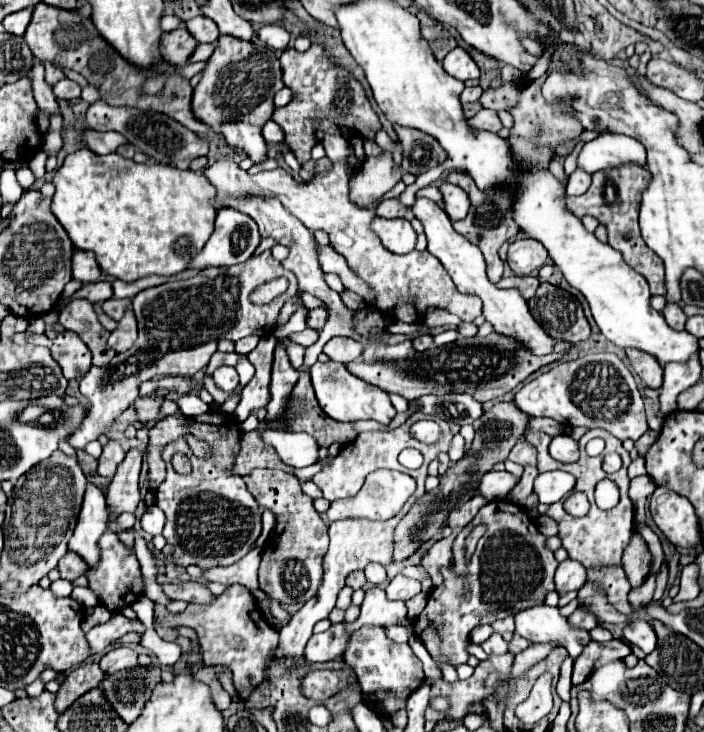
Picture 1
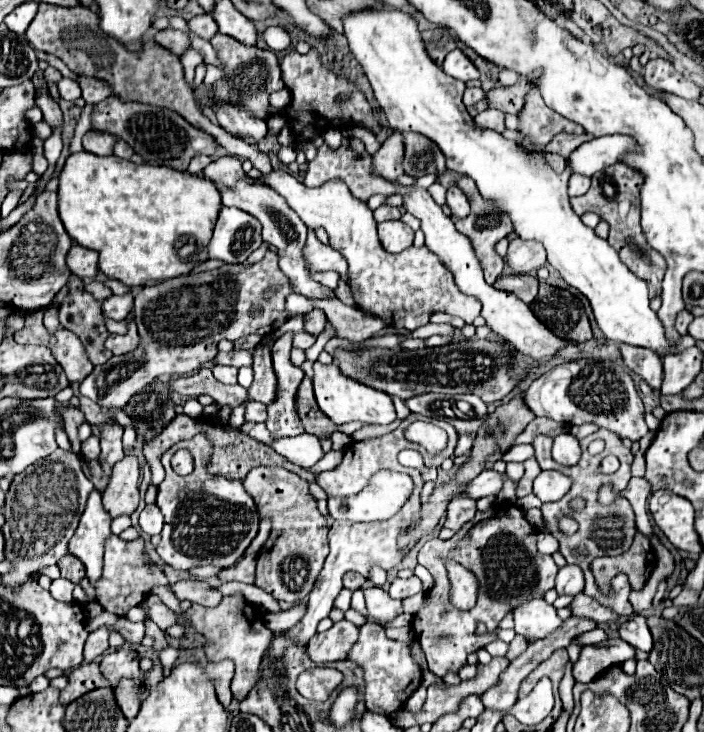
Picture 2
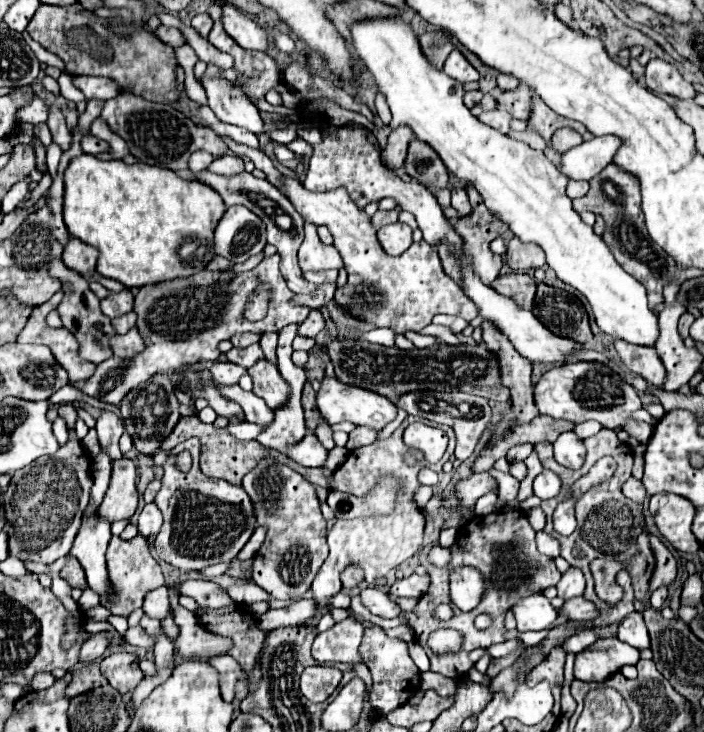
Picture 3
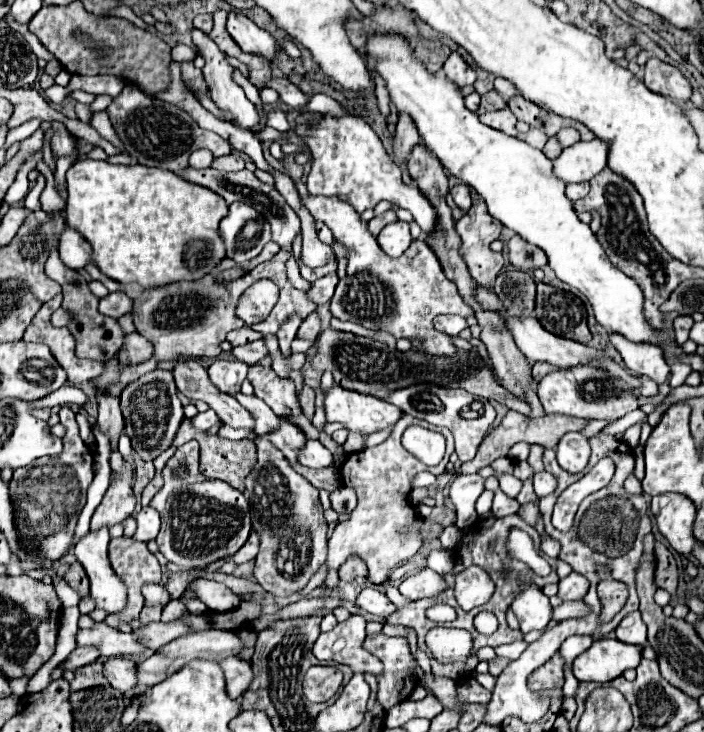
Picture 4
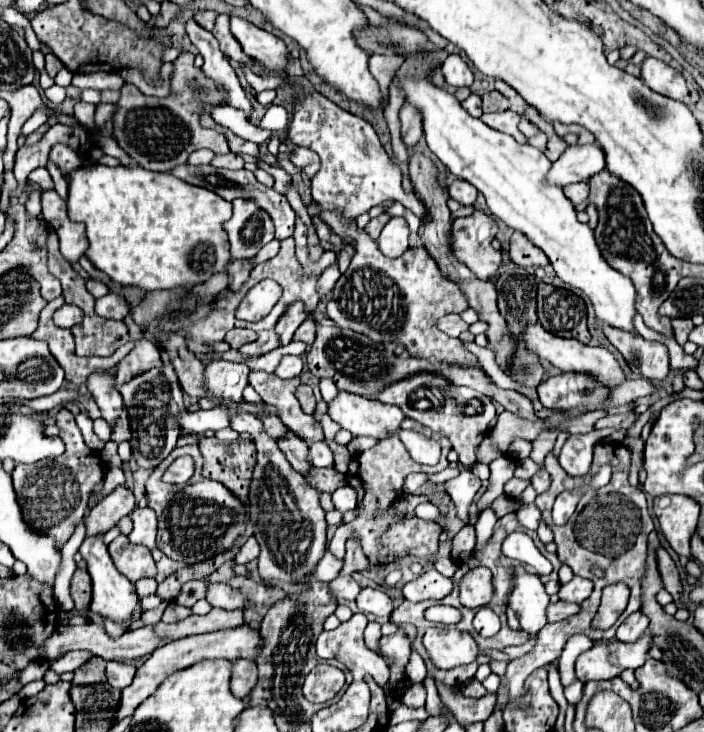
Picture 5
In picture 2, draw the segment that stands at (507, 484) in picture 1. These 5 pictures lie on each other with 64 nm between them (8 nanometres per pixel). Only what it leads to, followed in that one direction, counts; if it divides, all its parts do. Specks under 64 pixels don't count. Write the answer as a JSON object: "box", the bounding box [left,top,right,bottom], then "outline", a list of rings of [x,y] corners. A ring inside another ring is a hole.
{"box":[466,470,502,500],"outline":[[[482,470],[474,482],[466,486],[466,496],[472,500],[484,498],[484,496],[496,496],[502,490],[502,474],[494,470]]]}

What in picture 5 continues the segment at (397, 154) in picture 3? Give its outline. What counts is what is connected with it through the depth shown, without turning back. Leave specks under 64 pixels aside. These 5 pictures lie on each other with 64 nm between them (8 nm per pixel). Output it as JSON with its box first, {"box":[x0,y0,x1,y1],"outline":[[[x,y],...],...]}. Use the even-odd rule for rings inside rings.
{"box":[400,106,422,146],"outline":[[[402,106],[400,110],[400,122],[402,122],[402,140],[406,146],[414,146],[418,144],[418,140],[422,138],[422,116],[418,114],[418,110],[414,110],[414,106]]]}

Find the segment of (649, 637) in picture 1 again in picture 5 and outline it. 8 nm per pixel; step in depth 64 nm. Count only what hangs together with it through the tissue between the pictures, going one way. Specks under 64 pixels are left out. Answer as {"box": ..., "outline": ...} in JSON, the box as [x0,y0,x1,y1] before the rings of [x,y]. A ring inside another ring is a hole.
{"box":[616,612,648,642],"outline":[[[634,612],[634,614],[630,614],[624,622],[622,622],[622,626],[618,628],[618,634],[616,634],[616,638],[620,640],[620,642],[636,642],[642,634],[644,634],[644,630],[648,628],[648,618],[642,614],[642,612]]]}

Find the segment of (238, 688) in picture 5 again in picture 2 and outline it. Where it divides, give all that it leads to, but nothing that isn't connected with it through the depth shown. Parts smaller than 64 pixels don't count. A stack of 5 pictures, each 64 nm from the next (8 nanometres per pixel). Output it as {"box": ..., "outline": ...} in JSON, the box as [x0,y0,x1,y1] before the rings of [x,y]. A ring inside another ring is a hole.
{"box":[206,660,234,706],"outline":[[[222,660],[222,662],[206,662],[206,674],[216,686],[216,696],[224,706],[230,706],[232,692],[230,682],[234,678],[234,662]]]}

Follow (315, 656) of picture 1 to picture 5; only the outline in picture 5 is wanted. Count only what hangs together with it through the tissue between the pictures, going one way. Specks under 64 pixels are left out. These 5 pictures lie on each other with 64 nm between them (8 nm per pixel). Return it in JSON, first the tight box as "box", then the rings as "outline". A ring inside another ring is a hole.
{"box":[316,614,390,688],"outline":[[[354,614],[348,622],[342,622],[336,630],[324,630],[316,640],[316,654],[324,660],[334,658],[334,660],[342,662],[354,674],[354,678],[362,678],[364,674],[370,674],[376,680],[376,684],[380,688],[384,688],[388,682],[390,668],[388,668],[388,662],[384,658],[380,658],[376,652],[366,648],[366,644],[364,644],[366,624],[368,624],[368,618],[364,614]]]}

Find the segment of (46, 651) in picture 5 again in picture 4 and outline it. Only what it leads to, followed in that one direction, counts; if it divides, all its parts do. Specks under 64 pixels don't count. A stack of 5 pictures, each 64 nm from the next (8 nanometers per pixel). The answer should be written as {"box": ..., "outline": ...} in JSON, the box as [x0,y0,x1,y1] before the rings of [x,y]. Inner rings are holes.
{"box":[76,622,146,658],"outline":[[[96,622],[92,628],[78,628],[76,646],[94,646],[98,648],[102,658],[118,658],[118,656],[136,656],[146,650],[146,646],[138,640],[134,632],[114,632],[104,622]]]}

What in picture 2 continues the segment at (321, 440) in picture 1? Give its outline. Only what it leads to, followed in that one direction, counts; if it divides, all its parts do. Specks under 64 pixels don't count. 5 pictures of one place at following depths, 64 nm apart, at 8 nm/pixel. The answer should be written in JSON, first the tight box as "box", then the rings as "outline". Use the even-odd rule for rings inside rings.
{"box":[298,376,338,436],"outline":[[[306,376],[298,388],[298,412],[302,416],[302,424],[306,430],[310,430],[316,436],[332,436],[338,432],[338,426],[332,424],[320,410],[314,400],[314,388],[312,380]]]}

